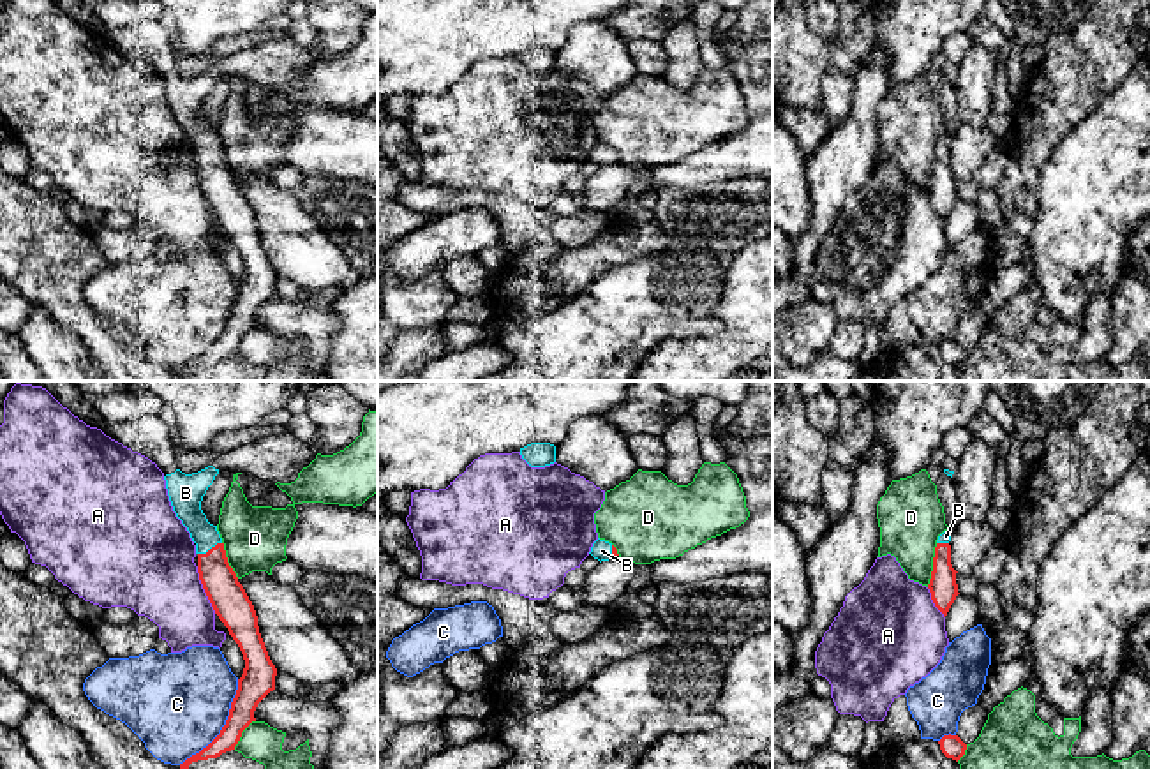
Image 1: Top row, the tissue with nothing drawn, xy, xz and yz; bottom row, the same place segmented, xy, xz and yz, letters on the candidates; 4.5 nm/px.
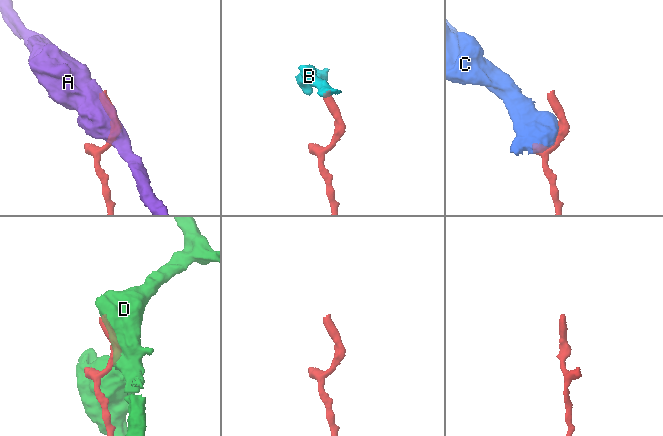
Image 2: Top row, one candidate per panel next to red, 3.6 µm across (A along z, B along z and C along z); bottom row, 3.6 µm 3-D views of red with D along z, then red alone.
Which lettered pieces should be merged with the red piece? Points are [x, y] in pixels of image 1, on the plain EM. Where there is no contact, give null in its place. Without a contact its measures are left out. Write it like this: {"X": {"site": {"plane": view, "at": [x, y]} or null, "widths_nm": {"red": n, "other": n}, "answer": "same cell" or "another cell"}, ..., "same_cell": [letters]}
{"A": {"site": {"plane": "xy", "at": [203, 193]}, "widths_nm": {"red": 160, "other": 400}, "answer": "another cell"}, "B": {"site": {"plane": "xy", "at": [210, 154]}, "widths_nm": {"red": 160, "other": 140}, "answer": "same cell"}, "C": {"site": {"plane": "xy", "at": [223, 332]}, "widths_nm": {"red": 150, "other": 460}, "answer": "another cell"}, "D": {"site": {"plane": "yz", "at": [933, 170]}, "widths_nm": {"red": 130, "other": 300}, "answer": "another cell"}, "same_cell": ["B"]}

